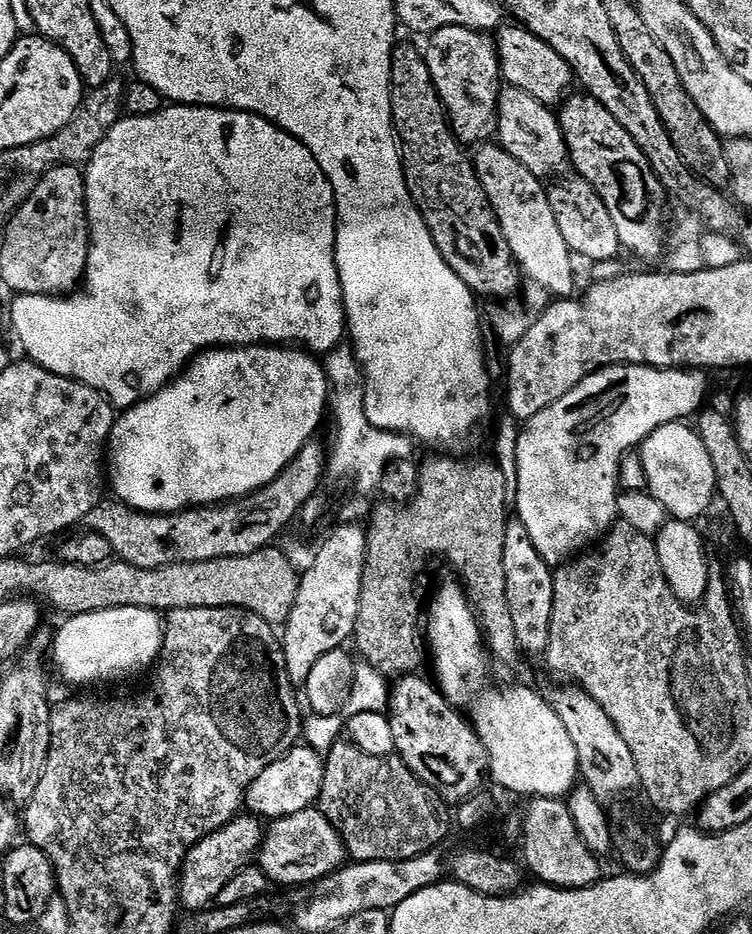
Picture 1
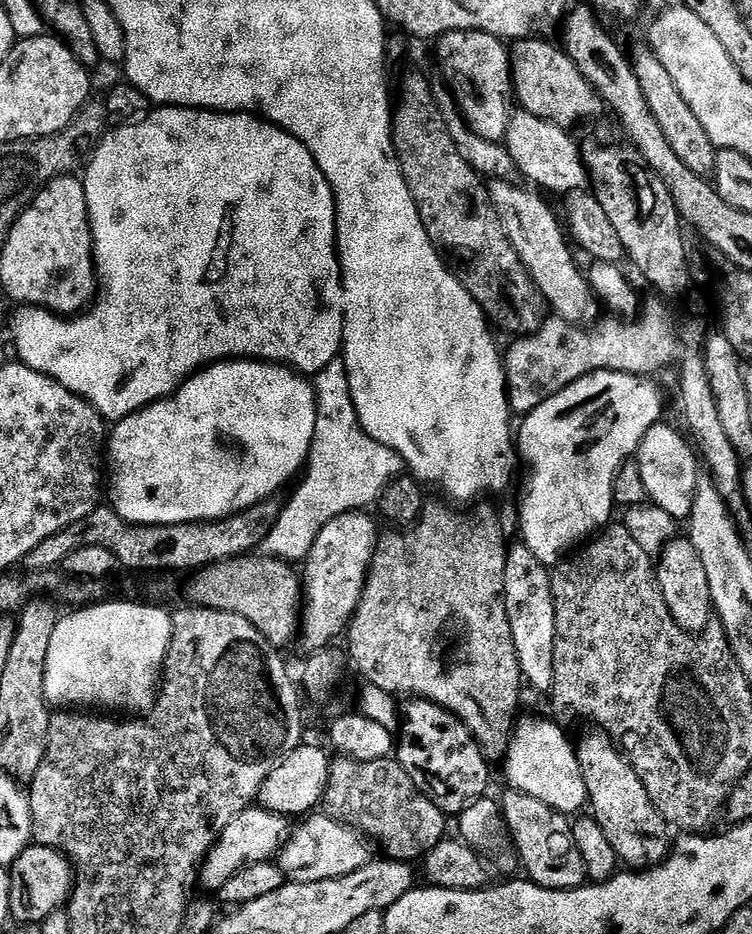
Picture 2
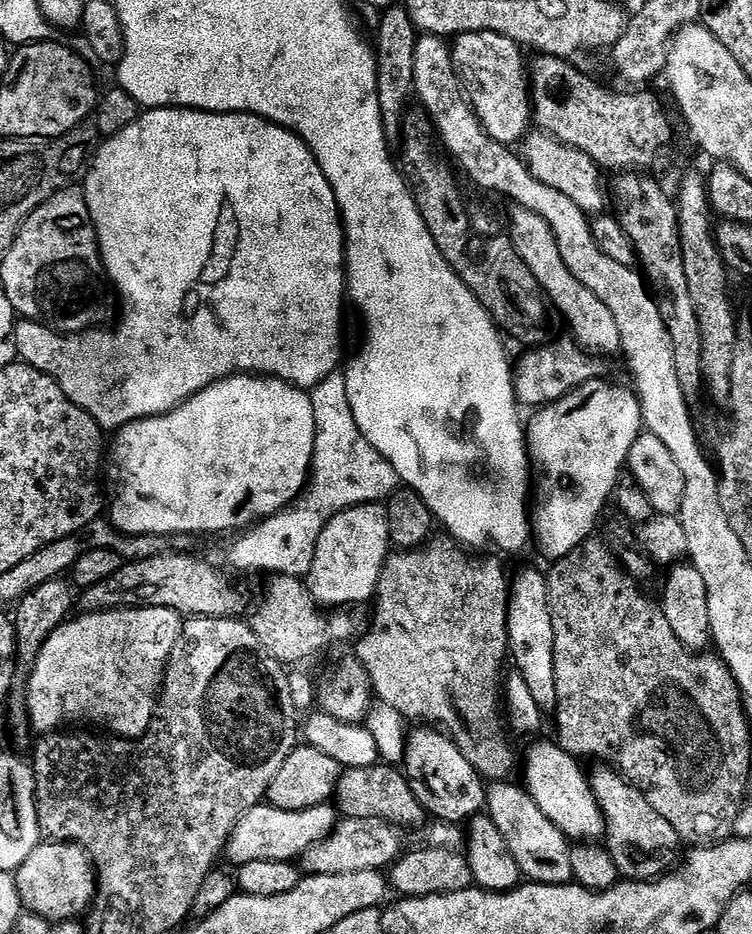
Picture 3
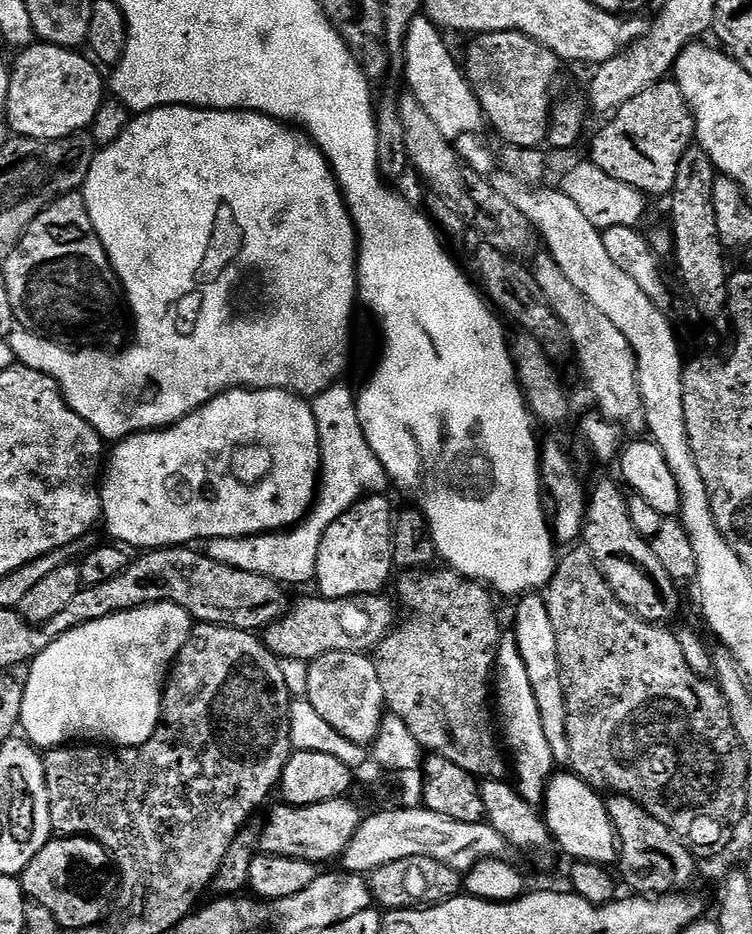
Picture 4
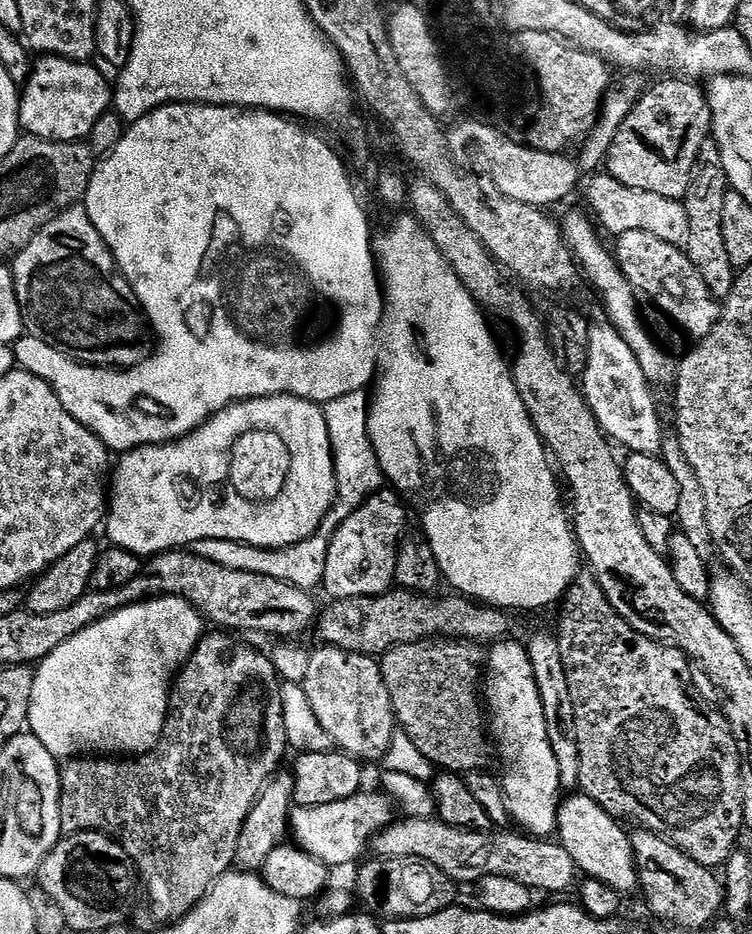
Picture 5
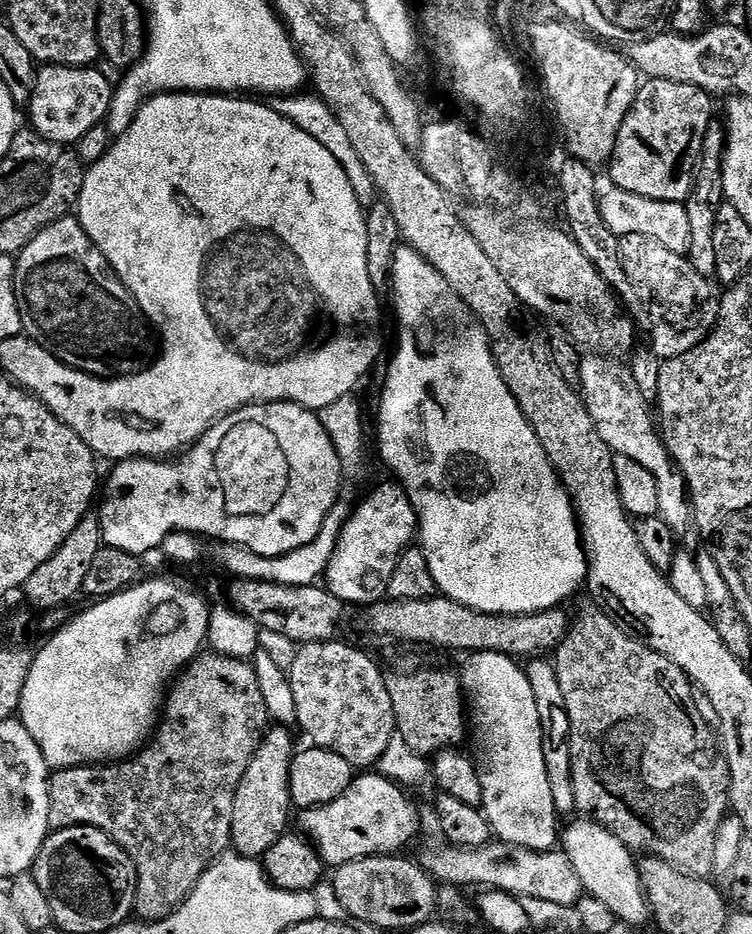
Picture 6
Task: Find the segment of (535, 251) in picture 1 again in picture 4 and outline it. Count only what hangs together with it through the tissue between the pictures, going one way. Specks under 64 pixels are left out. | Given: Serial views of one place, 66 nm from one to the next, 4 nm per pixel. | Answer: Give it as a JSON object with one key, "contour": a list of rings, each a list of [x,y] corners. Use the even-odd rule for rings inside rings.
{"contour":[[[541,254],[537,258],[534,275],[546,302],[552,307],[554,314],[558,314],[562,326],[568,332],[571,351],[574,356],[576,352],[577,358],[580,359],[580,368],[588,379],[588,388],[592,391],[597,406],[600,407],[597,408],[599,415],[605,420],[612,421],[625,433],[643,433],[648,423],[644,417],[636,377],[636,359],[634,350],[630,350],[630,342],[626,342],[626,338],[614,326],[614,322],[610,322],[610,318],[606,318],[606,314],[602,314],[602,310],[598,310],[598,306],[594,306],[594,302],[586,298],[586,294],[580,293],[571,284],[570,278],[562,274],[558,262],[554,262],[552,256]]]}

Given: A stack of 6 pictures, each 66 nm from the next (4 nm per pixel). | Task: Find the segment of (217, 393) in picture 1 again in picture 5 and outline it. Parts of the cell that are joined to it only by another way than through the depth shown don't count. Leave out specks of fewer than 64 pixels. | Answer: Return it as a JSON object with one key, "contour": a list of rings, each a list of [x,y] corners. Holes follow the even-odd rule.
{"contour":[[[263,396],[262,398],[254,398],[253,400],[237,400],[235,404],[228,408],[223,408],[220,412],[215,412],[204,424],[199,428],[189,432],[186,436],[181,436],[178,440],[171,440],[168,444],[147,444],[141,448],[134,448],[131,452],[123,453],[119,457],[120,465],[116,468],[116,473],[110,476],[110,495],[106,500],[106,528],[108,524],[108,536],[113,545],[127,552],[132,552],[135,556],[141,558],[151,558],[157,556],[159,552],[171,552],[173,550],[184,550],[191,546],[194,542],[202,542],[203,540],[233,540],[239,544],[248,544],[251,548],[291,548],[293,544],[302,544],[310,540],[310,536],[319,528],[320,522],[324,518],[328,507],[331,509],[334,504],[335,495],[335,476],[332,473],[332,453],[328,450],[324,452],[316,452],[316,428],[318,432],[318,408],[309,400],[303,400],[297,396]]]}

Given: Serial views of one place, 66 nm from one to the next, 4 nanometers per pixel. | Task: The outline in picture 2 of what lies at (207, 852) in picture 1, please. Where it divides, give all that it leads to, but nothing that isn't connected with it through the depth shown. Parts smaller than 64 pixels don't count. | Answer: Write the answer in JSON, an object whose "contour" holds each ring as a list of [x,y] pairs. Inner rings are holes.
{"contour":[[[259,806],[242,810],[242,814],[238,814],[234,822],[226,826],[226,830],[222,830],[220,839],[208,851],[208,856],[200,866],[199,887],[208,894],[219,893],[220,888],[226,886],[226,882],[230,882],[234,874],[238,874],[238,870],[258,862],[271,861],[289,839],[288,824],[289,821],[285,817],[275,816],[273,812],[267,812]]]}

